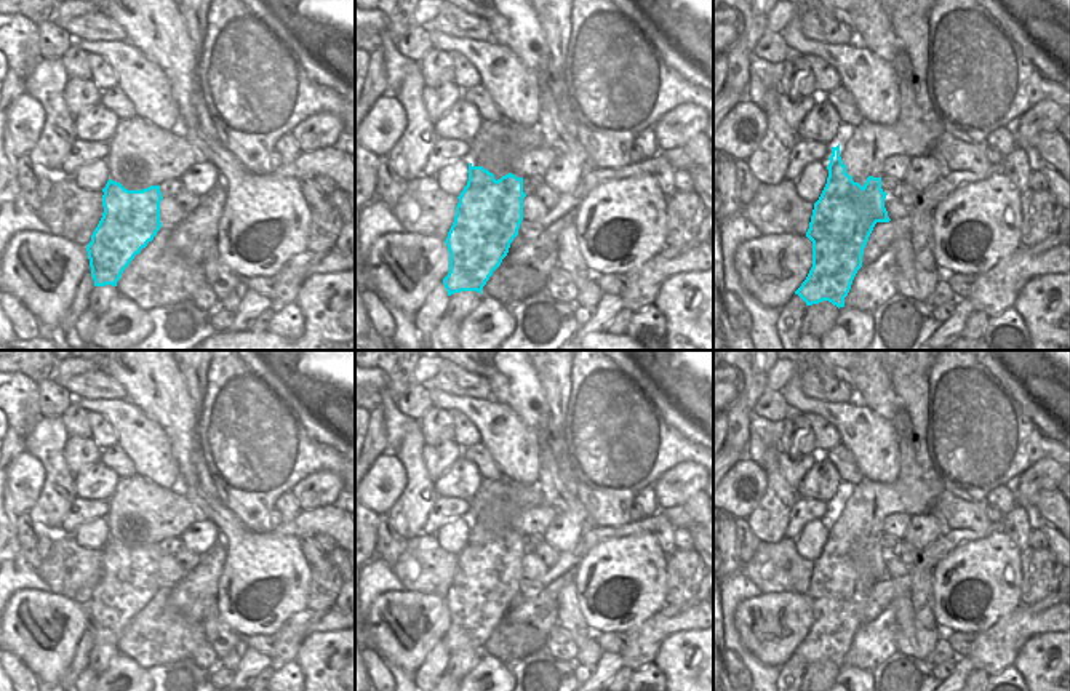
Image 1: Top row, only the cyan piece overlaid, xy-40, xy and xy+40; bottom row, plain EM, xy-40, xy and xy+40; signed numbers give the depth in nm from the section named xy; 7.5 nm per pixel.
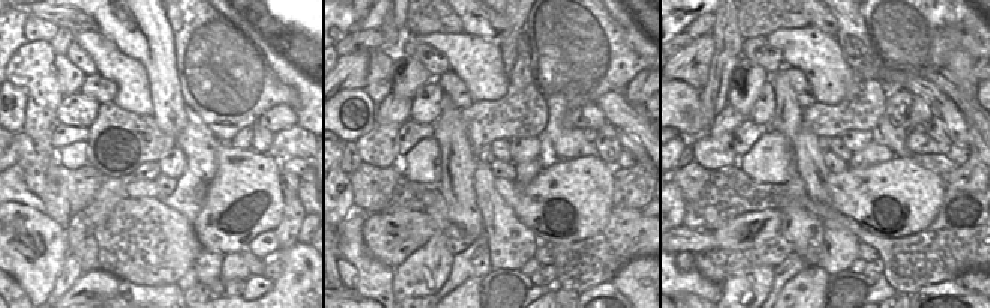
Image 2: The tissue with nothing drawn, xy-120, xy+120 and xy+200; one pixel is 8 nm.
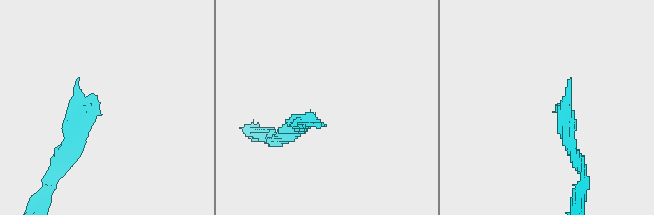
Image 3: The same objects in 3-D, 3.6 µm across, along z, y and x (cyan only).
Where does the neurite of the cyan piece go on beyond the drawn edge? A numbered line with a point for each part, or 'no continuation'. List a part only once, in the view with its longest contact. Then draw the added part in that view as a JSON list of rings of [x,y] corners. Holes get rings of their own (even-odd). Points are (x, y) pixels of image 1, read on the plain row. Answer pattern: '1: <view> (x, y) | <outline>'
1: xy+40 (862, 507) | [[[883,350],[883,365],[907,409],[915,459],[892,483],[873,480],[862,480],[859,485],[843,483],[840,515],[846,531],[862,545],[868,534],[883,536],[884,518],[896,512],[910,517],[931,515],[945,488],[928,453],[928,406],[920,408],[920,393],[913,387],[915,365],[907,360],[904,350]]]

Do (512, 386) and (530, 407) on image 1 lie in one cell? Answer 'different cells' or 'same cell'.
same cell

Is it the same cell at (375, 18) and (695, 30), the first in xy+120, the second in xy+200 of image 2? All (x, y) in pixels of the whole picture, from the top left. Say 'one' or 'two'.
one

